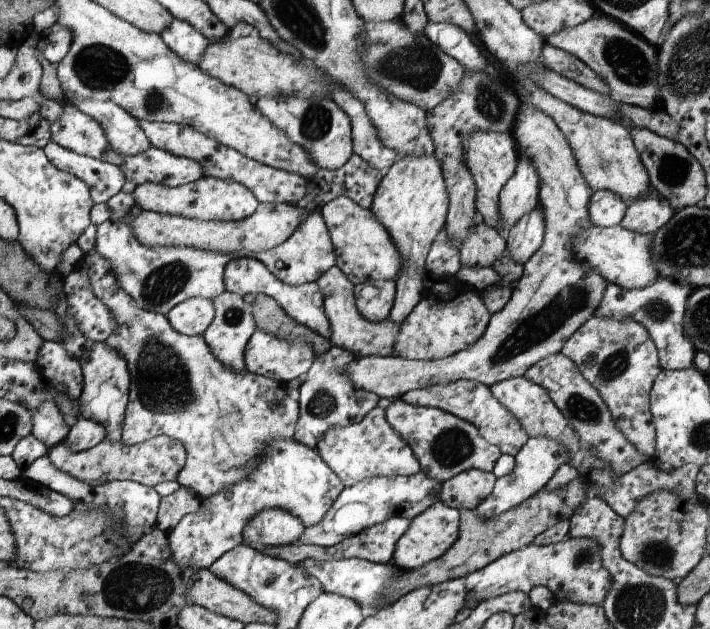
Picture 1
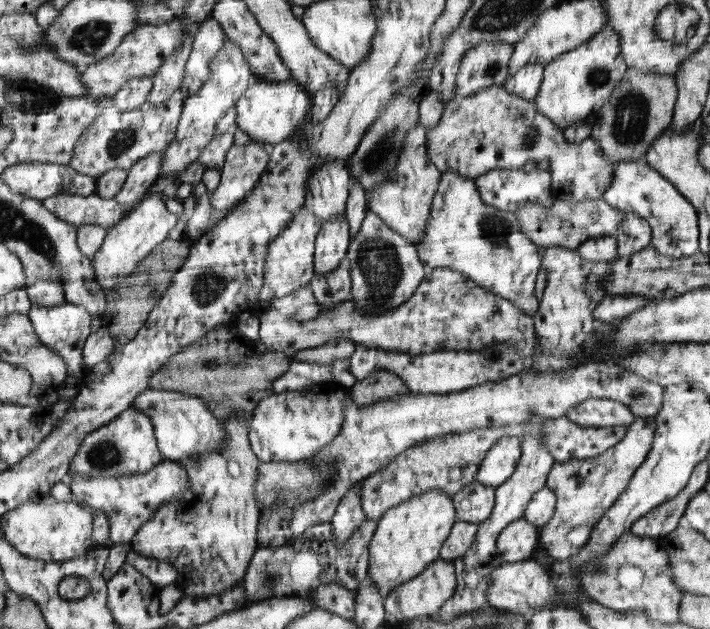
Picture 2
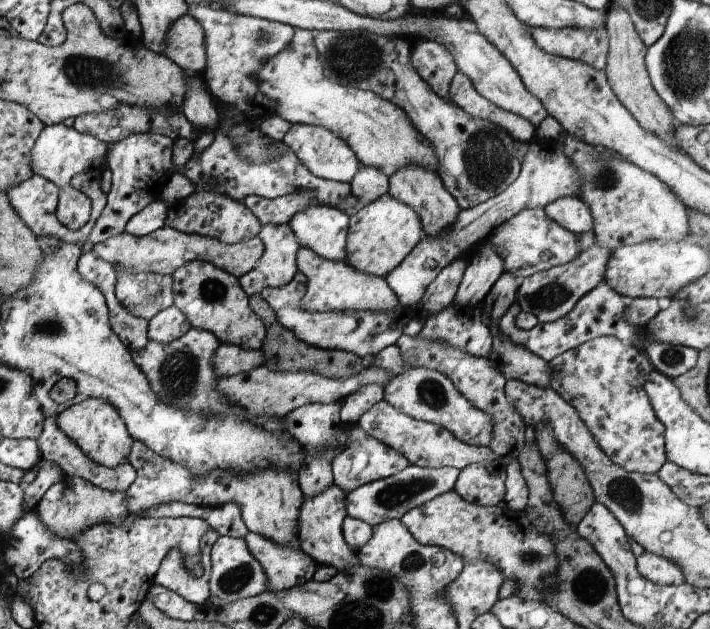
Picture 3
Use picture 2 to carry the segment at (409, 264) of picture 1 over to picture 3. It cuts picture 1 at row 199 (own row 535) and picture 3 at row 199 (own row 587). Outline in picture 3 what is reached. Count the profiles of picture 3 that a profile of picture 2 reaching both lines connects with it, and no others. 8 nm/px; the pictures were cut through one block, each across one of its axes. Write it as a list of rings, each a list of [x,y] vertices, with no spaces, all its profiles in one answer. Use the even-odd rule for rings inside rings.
[[[388,193],[362,207],[350,216],[350,228],[346,234],[346,260],[357,272],[384,278],[402,263],[414,246],[425,236],[419,215]]]

